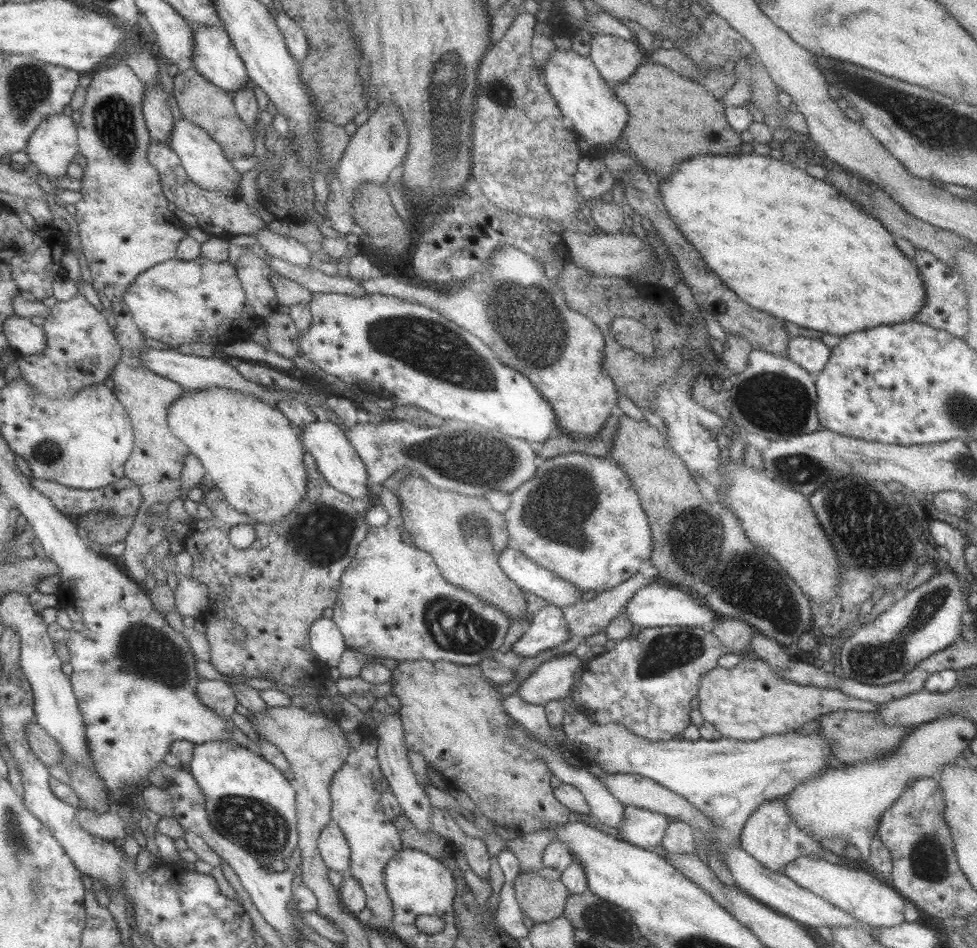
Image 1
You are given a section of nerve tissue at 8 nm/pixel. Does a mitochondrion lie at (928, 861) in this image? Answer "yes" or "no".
yes

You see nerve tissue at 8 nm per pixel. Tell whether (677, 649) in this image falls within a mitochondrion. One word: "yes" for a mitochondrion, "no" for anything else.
yes

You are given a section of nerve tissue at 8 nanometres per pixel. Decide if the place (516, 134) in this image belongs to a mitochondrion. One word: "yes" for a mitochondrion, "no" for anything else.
no

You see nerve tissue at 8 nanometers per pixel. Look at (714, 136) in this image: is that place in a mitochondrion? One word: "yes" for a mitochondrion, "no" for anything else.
no

